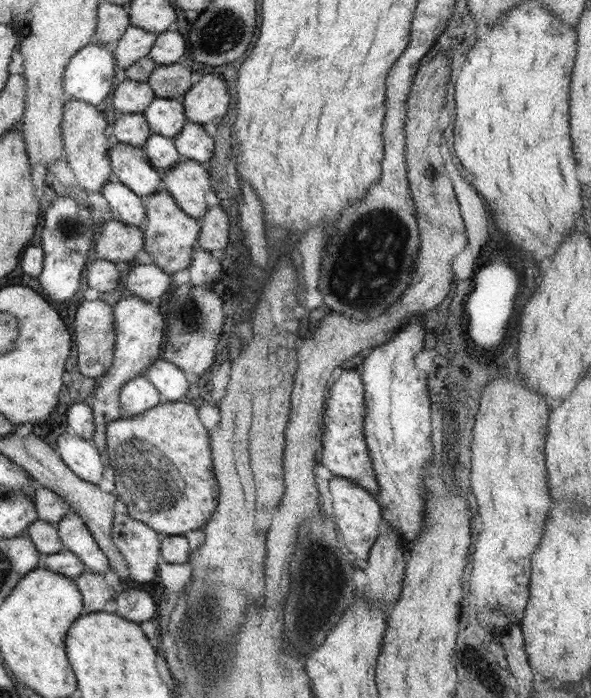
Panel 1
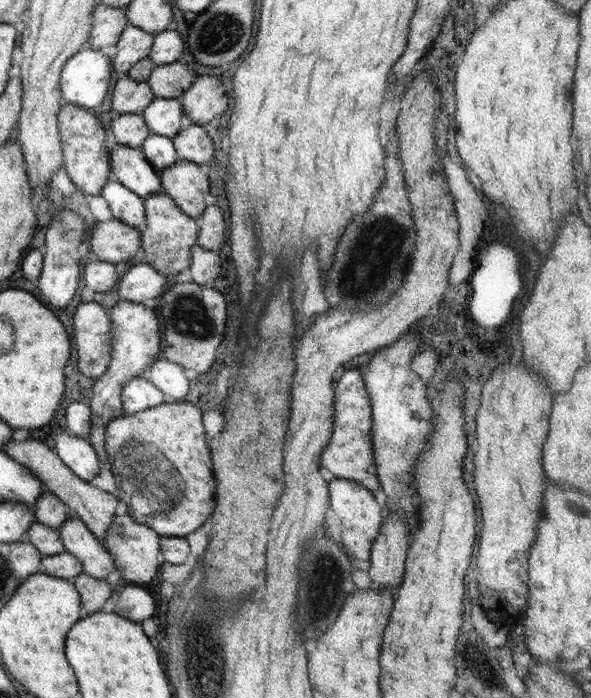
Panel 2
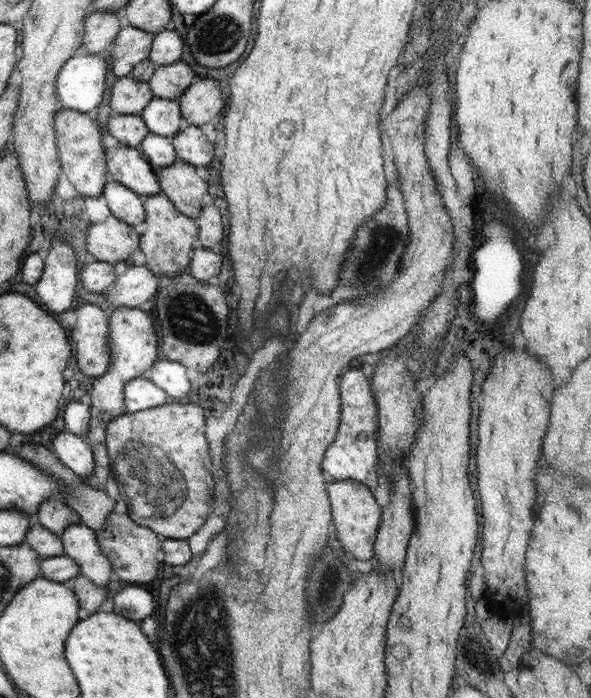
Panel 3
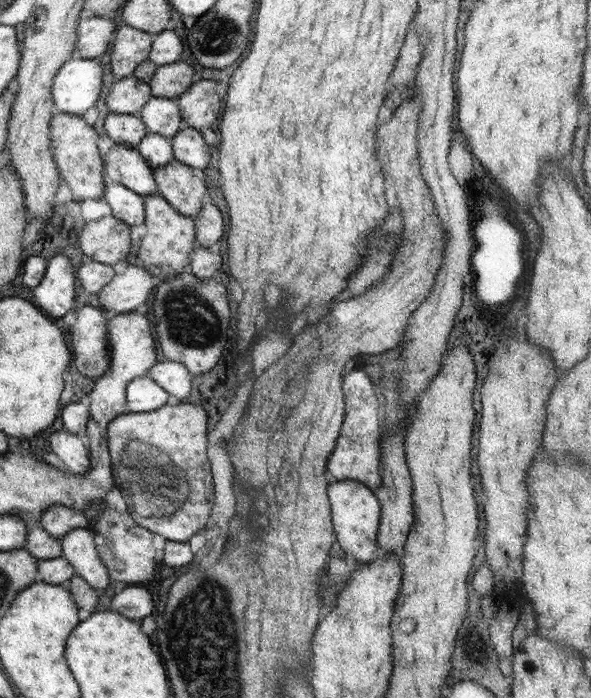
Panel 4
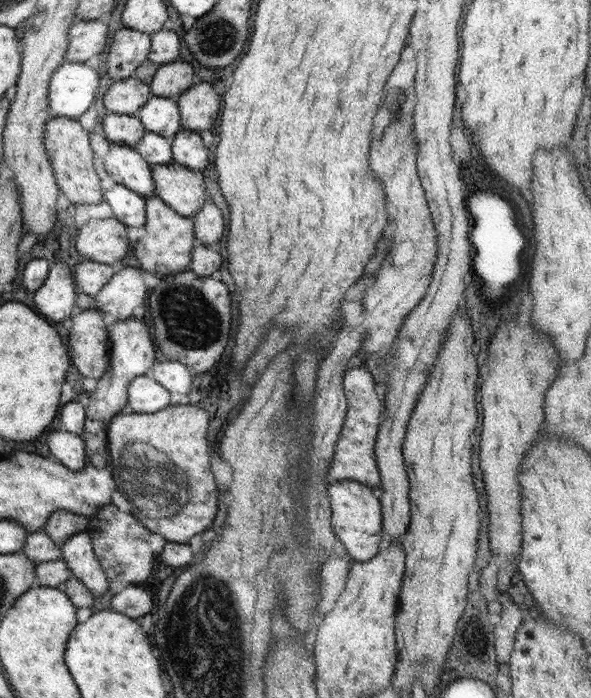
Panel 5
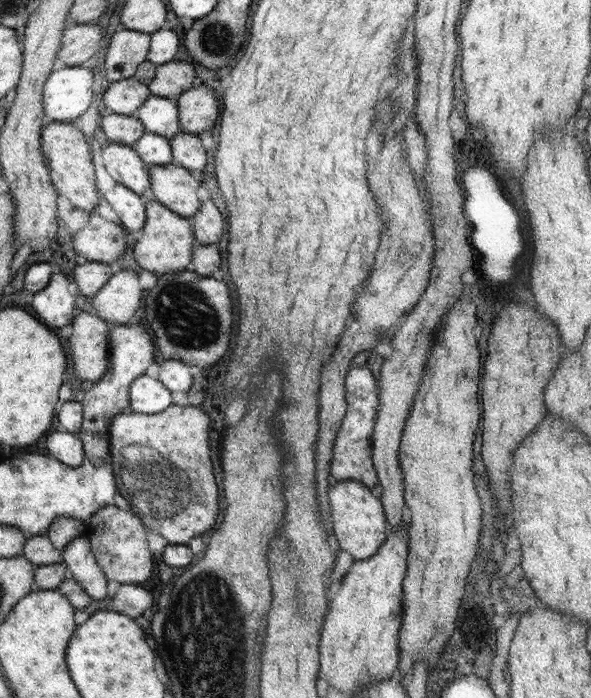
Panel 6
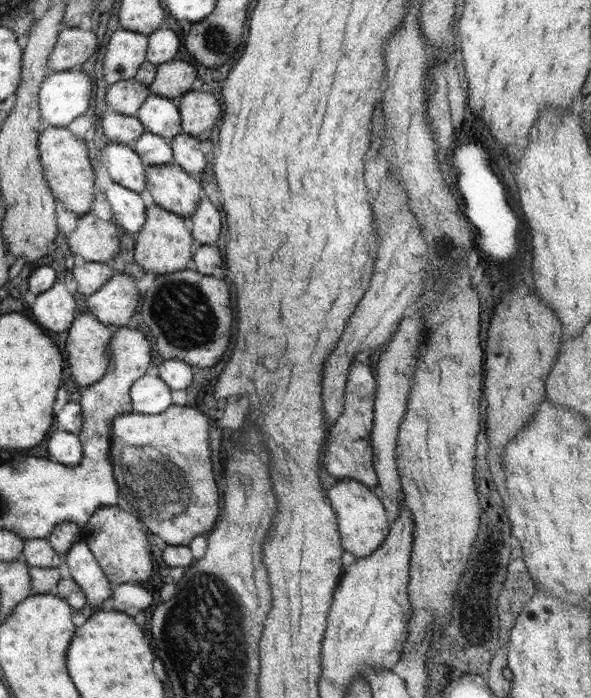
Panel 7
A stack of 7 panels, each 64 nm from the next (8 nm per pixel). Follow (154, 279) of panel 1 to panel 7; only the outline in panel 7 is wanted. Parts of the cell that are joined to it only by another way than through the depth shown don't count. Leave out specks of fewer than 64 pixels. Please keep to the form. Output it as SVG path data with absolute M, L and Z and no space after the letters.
M128 274L110 277L100 290L86 297L88 312L108 326L126 327L140 298L136 283Z

